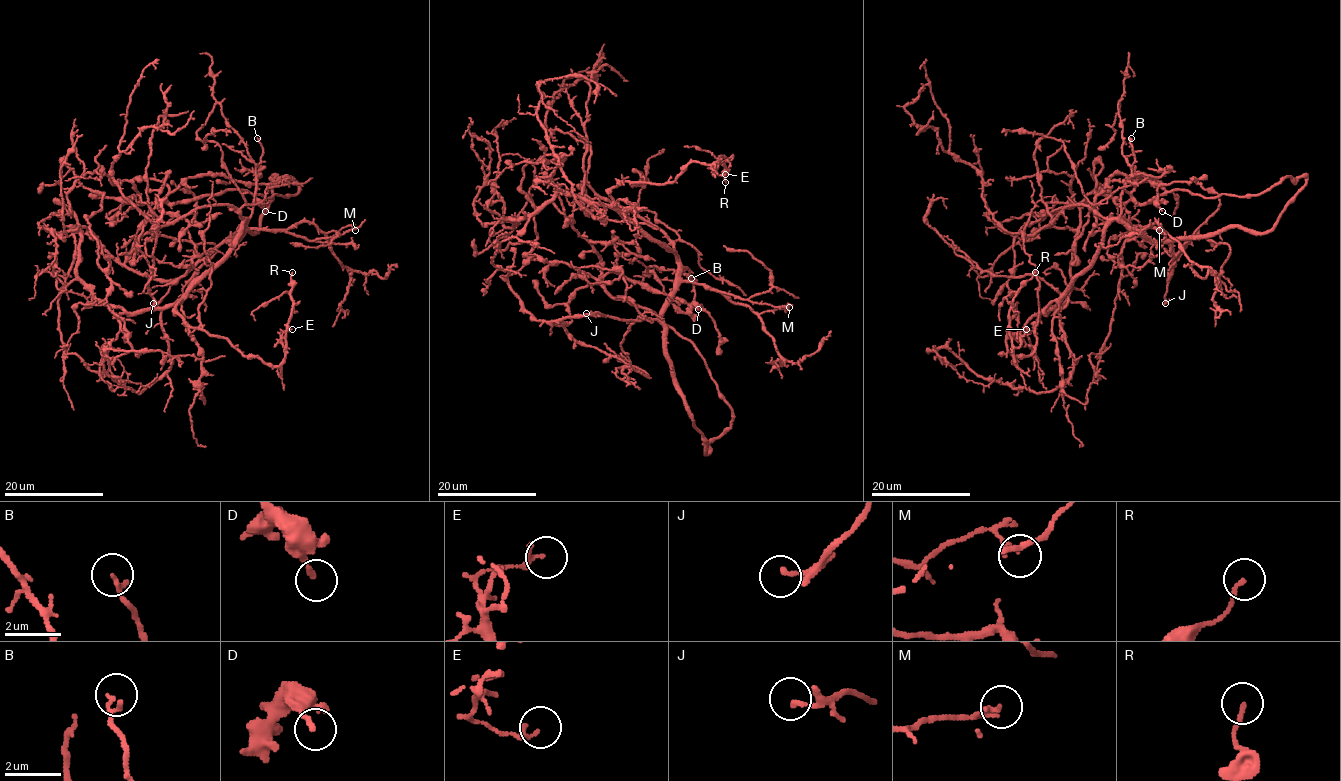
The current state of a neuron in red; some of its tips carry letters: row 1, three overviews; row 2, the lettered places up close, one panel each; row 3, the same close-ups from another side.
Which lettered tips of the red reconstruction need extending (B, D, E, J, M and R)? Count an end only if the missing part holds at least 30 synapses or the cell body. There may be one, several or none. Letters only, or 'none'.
J

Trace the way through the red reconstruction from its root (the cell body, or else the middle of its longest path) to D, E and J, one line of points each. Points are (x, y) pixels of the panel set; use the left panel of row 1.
D: (241, 228), (258, 228), (272, 176), (297, 184), (166, 197), (224, 175), (255, 185), (265, 211)
E: (241, 228), (229, 240), (245, 220), (237, 242), (176, 312), (273, 366), (284, 356), (280, 333), (292, 329)
J: (241, 228), (178, 277), (169, 291), (153, 303)

